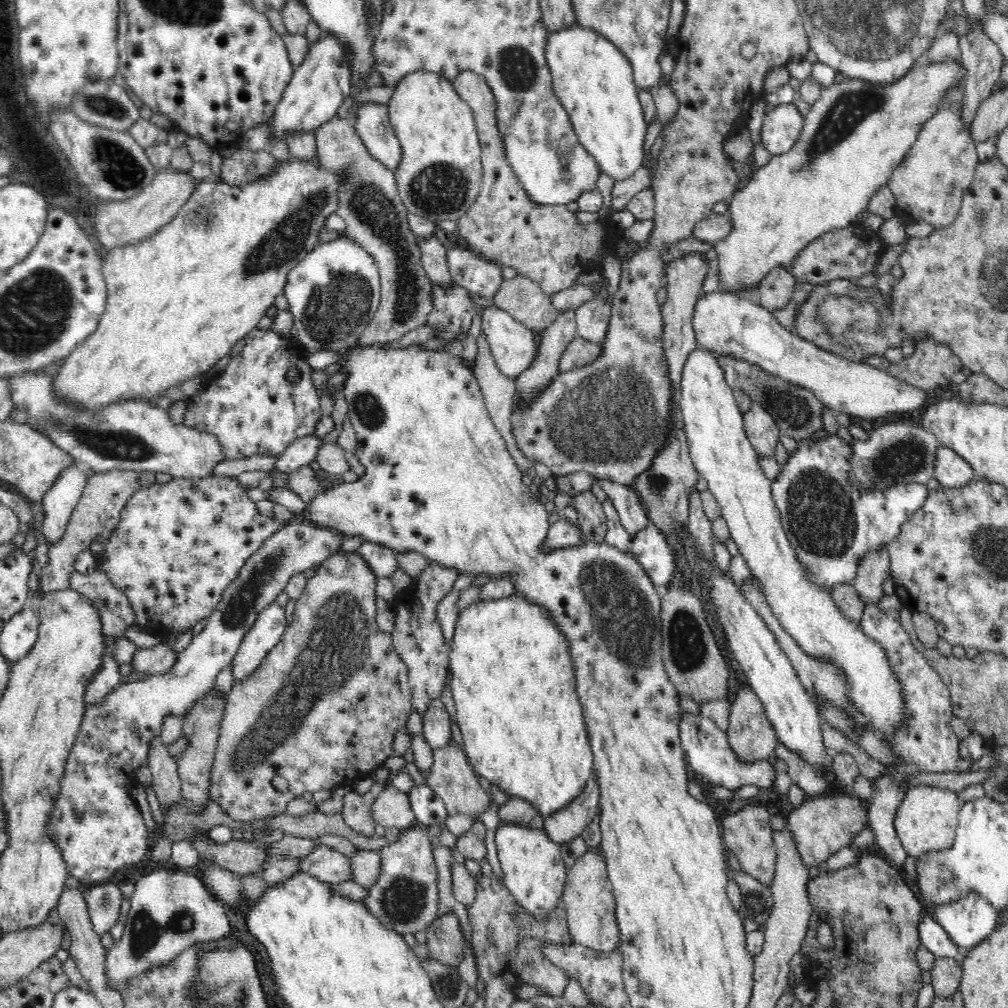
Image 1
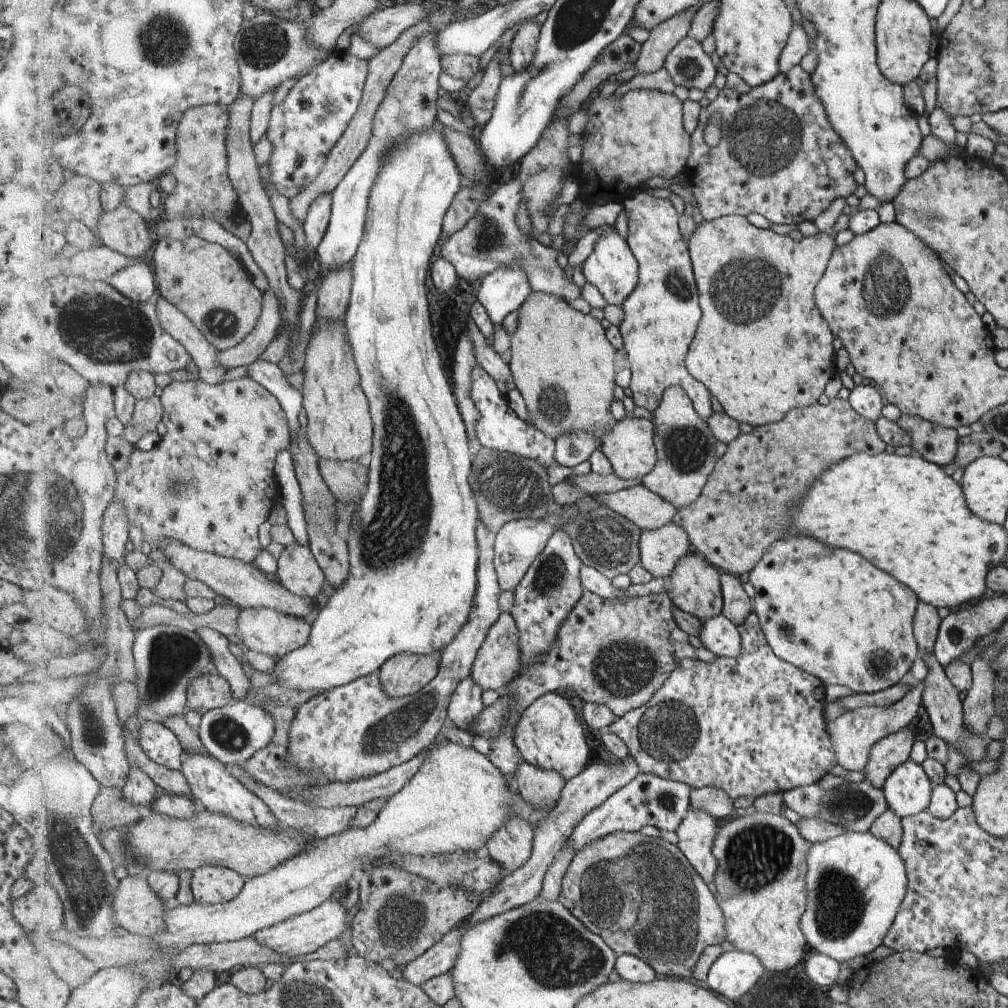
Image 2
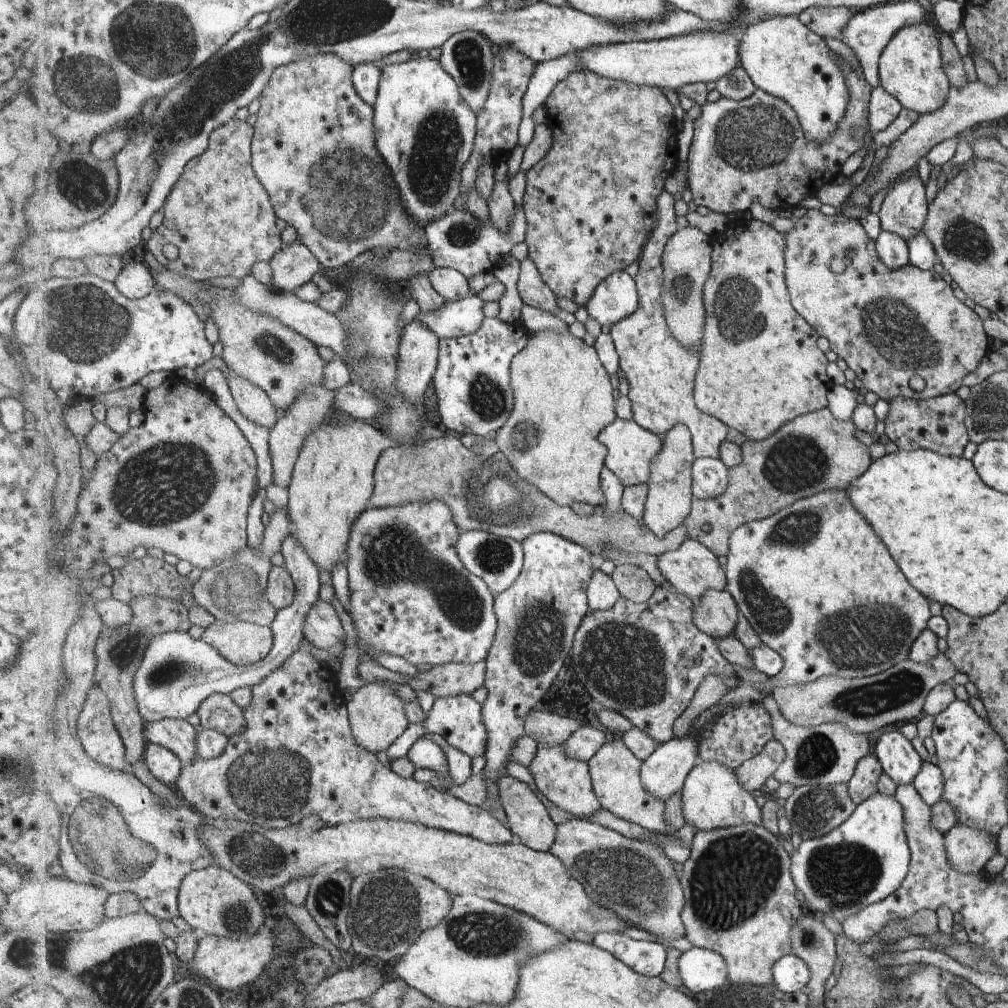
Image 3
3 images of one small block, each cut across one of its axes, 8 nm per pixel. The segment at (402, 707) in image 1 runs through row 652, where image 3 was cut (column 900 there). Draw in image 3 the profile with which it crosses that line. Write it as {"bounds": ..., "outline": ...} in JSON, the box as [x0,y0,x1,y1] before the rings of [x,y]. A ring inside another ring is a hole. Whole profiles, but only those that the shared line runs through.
{"bounds":[787,209,987,402],"outline":[[[811,209],[795,223],[794,228],[787,233],[787,236],[787,284],[793,306],[801,316],[805,317],[805,320],[809,321],[809,324],[813,325],[813,328],[817,329],[820,336],[824,336],[829,340],[830,348],[838,355],[838,358],[846,362],[848,368],[853,370],[861,380],[863,391],[874,392],[881,400],[885,400],[886,402],[896,397],[923,400],[948,395],[949,393],[954,394],[955,390],[961,386],[961,378],[973,372],[981,358],[983,358],[983,354],[987,352],[986,332],[983,332],[983,328],[981,328],[981,318],[971,308],[967,308],[961,300],[957,300],[953,296],[951,287],[947,286],[939,278],[939,274],[935,274],[933,269],[926,271],[925,269],[917,268],[911,263],[907,263],[901,269],[891,270],[887,268],[881,262],[881,257],[876,247],[876,240],[869,236],[861,220],[850,219],[845,215],[841,215],[841,213],[832,216],[825,215],[821,214],[819,209]],[[912,376],[920,376],[924,380],[925,386],[920,392],[912,391],[907,385],[907,381]]]}

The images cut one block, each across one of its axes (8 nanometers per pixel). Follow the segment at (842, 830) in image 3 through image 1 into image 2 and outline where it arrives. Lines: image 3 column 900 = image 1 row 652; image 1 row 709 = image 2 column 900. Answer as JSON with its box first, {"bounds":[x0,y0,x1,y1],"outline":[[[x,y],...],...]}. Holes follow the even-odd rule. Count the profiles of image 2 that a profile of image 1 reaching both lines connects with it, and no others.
{"bounds":[801,831,907,963],"outline":[[[847,831],[825,842],[814,843],[813,848],[809,850],[808,862],[809,898],[807,912],[801,920],[801,928],[812,952],[819,951],[839,962],[848,963],[853,958],[867,956],[877,950],[892,926],[907,888],[905,867],[896,849],[888,841],[873,836],[871,831]]]}

